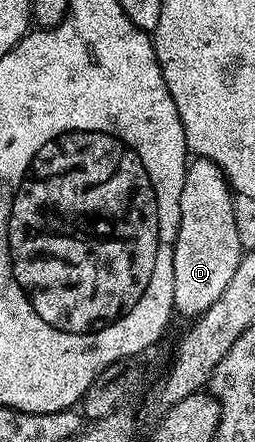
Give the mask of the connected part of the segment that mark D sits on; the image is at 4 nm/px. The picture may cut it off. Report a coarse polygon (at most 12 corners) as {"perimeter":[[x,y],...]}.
{"perimeter":[[187,164],[173,247],[175,312],[207,310],[222,285],[223,172]]}

